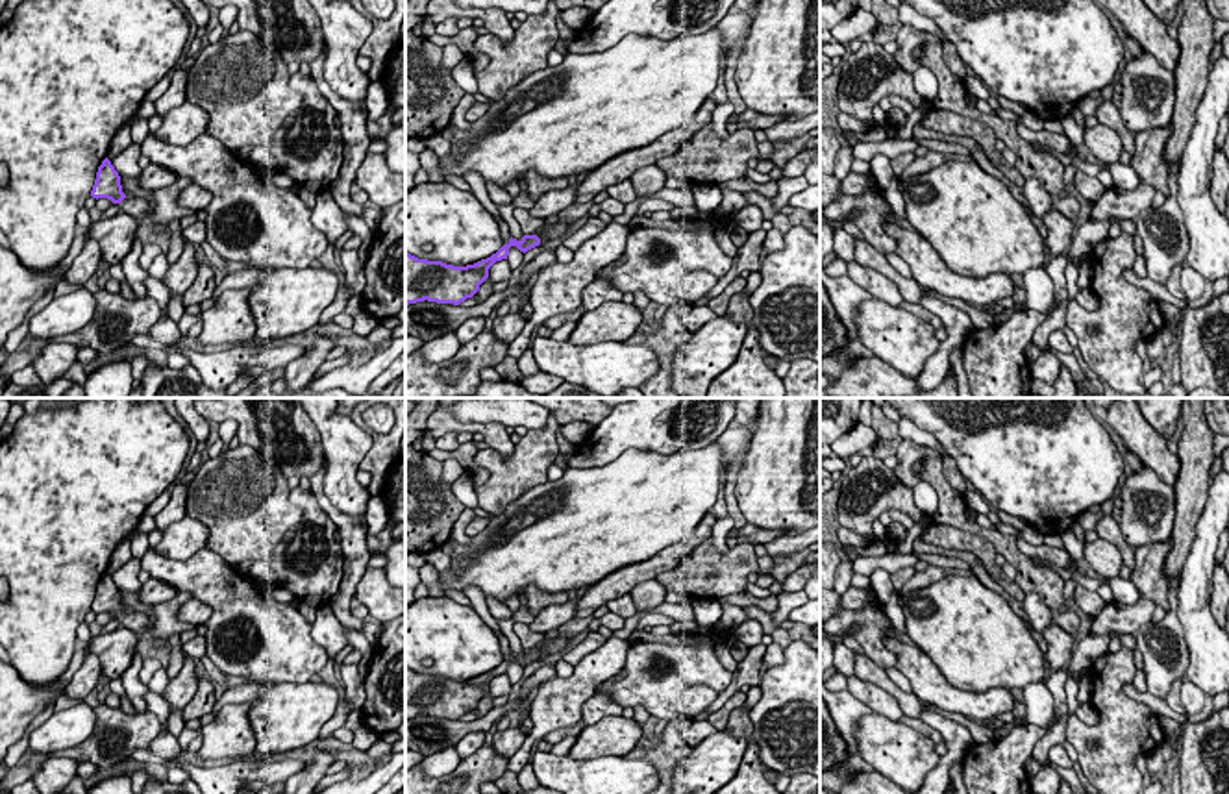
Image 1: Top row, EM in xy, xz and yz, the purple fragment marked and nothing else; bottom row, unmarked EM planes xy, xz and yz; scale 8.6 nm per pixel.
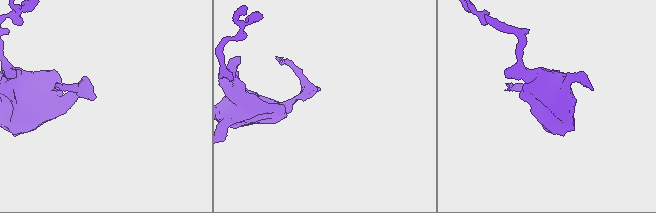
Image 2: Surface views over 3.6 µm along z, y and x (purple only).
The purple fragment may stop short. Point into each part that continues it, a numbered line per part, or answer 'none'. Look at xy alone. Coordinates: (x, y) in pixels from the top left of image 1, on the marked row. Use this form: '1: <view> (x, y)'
1: xy (137, 208)

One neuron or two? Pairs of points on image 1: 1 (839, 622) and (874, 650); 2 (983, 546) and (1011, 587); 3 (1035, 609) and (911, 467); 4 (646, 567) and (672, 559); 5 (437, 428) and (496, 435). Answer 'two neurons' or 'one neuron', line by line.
1: one neuron
2: one neuron
3: two neurons
4: one neuron
5: one neuron

